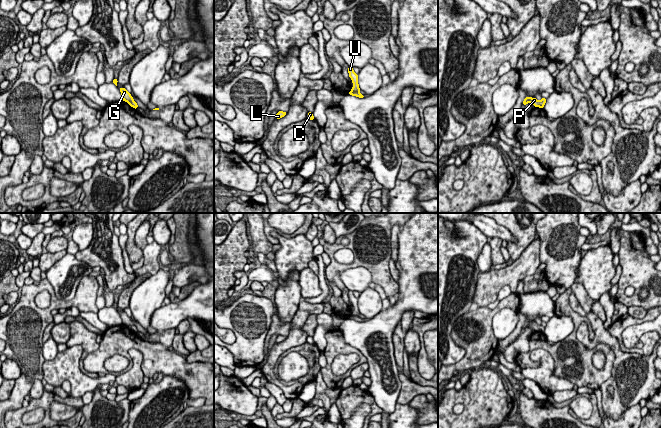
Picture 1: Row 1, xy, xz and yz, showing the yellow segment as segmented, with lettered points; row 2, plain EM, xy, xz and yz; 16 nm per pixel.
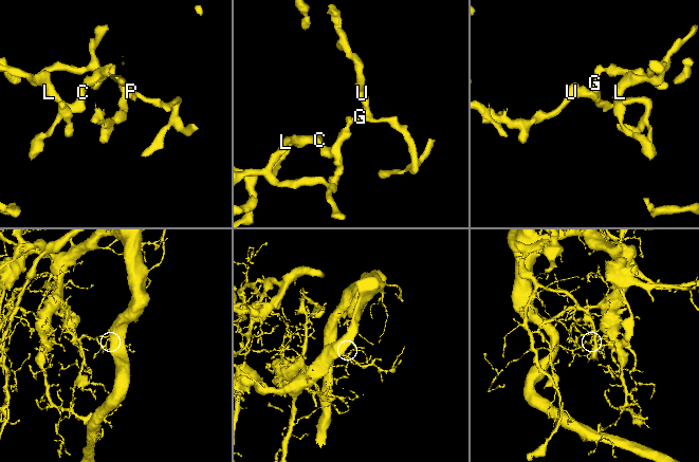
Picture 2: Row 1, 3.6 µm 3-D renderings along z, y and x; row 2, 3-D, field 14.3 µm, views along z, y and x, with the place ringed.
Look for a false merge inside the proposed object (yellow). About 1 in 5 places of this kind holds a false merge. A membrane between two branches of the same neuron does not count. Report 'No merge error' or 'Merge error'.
Merge error

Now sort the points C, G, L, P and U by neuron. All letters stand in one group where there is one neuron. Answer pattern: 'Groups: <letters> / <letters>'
Groups: C G L / P U

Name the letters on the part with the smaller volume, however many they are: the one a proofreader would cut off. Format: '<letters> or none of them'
P, U

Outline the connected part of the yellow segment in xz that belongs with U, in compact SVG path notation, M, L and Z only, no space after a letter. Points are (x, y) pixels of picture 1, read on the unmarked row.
M348 291L348 297L349 297L349 301L351 302L352 306L353 306L352 315L359 317L360 312L359 312L359 308L358 308L358 298L356 298L353 295L353 291Z

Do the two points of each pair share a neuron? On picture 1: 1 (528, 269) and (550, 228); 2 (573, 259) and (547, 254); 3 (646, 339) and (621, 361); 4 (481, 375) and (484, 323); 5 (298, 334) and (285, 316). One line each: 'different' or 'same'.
1: different
2: same
3: different
4: different
5: different

